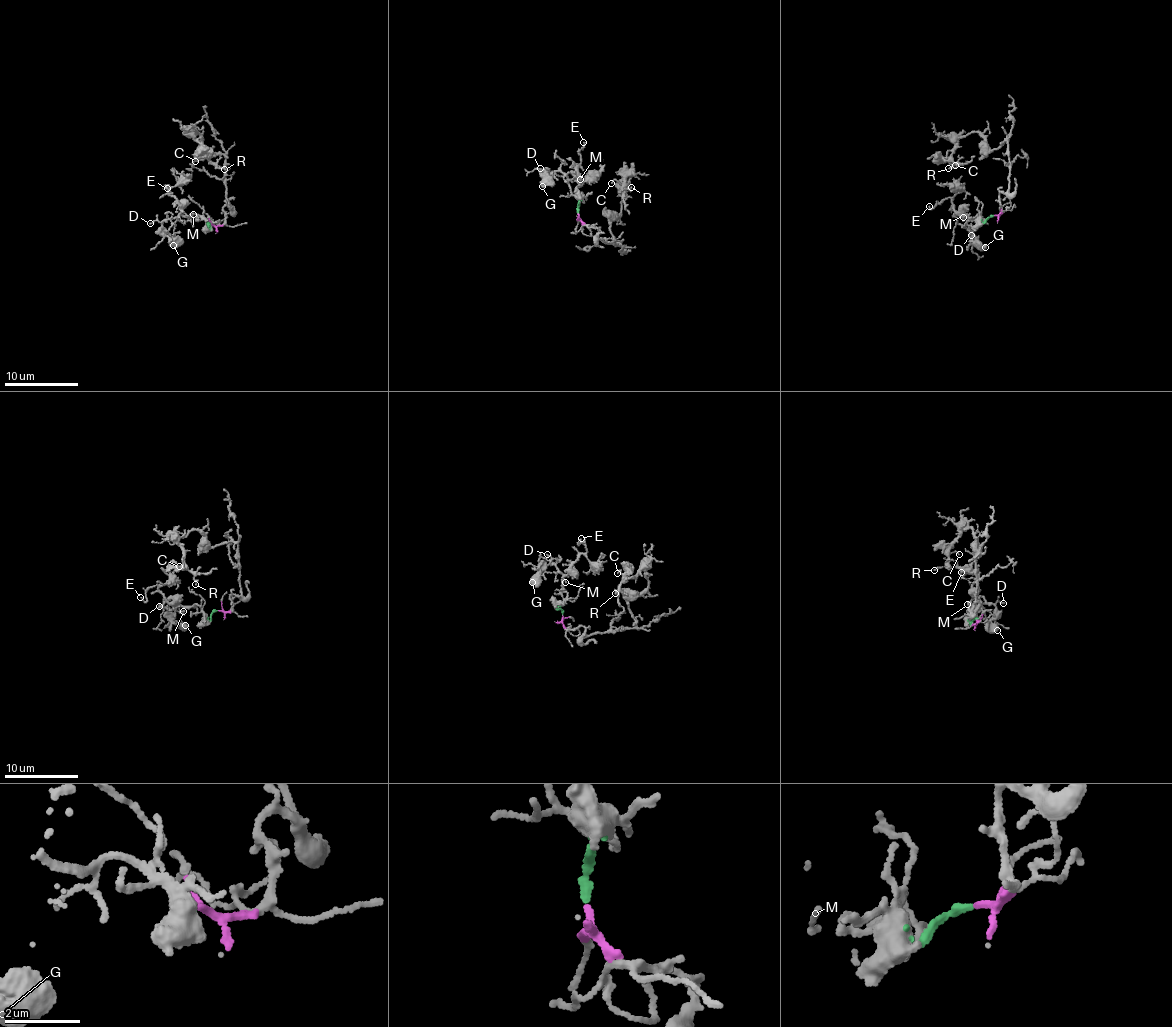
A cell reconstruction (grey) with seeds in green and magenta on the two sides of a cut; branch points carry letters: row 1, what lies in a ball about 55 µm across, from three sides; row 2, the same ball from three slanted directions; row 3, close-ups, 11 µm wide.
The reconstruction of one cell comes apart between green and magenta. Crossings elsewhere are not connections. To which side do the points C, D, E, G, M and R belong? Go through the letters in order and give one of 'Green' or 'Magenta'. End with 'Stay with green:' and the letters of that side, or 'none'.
C: Magenta
D: Green
E: Green
G: Green
M: Green
R: Magenta
Stay with green: D, E, G, M

